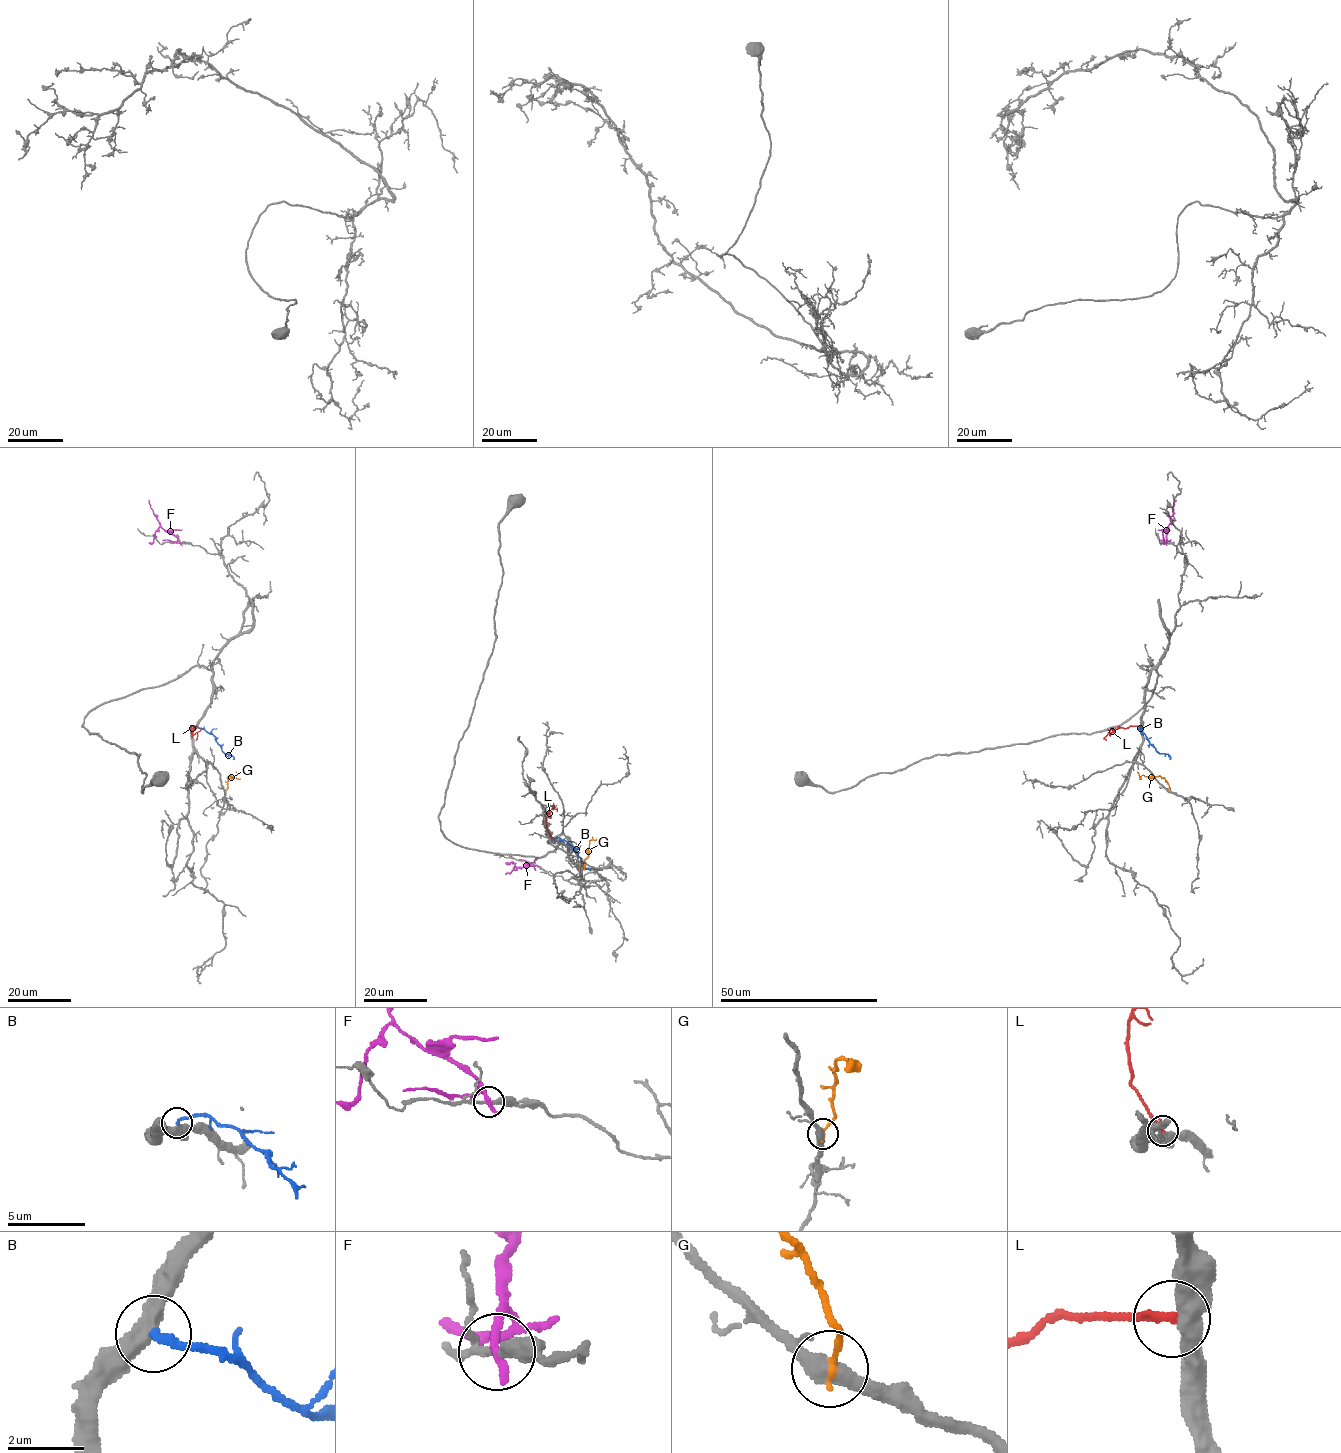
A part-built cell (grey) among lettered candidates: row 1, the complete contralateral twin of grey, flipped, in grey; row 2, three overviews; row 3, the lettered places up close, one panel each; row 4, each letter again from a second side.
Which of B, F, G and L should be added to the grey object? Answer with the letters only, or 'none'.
B

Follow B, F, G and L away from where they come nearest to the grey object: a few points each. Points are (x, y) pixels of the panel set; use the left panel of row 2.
B: (197, 727), (215, 737), (224, 753), (233, 759)
F: (180, 543), (162, 528), (148, 500)
G: (225, 791), (229, 776), (235, 776), (235, 772)
L: (197, 726), (189, 727), (193, 734), (197, 734), (196, 740)

